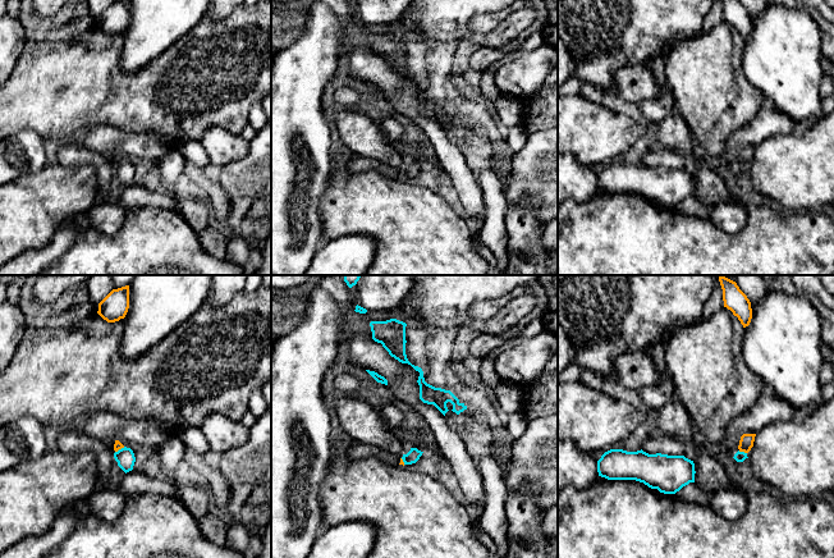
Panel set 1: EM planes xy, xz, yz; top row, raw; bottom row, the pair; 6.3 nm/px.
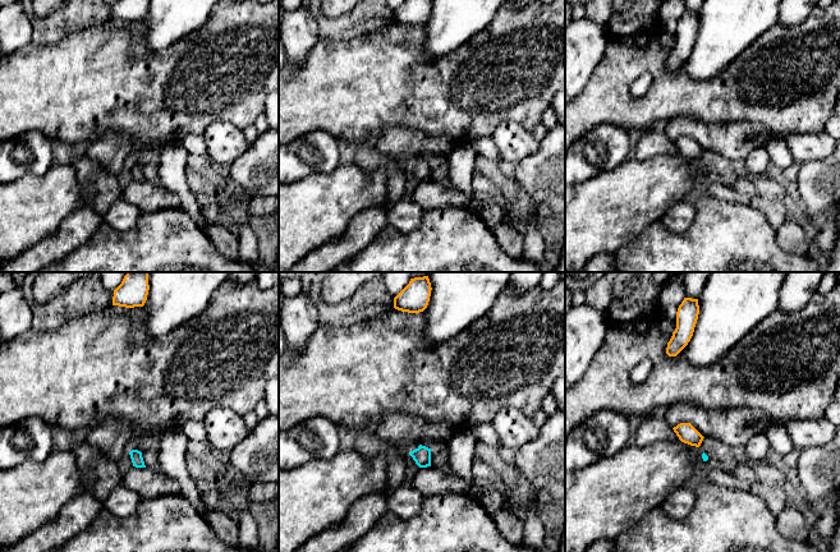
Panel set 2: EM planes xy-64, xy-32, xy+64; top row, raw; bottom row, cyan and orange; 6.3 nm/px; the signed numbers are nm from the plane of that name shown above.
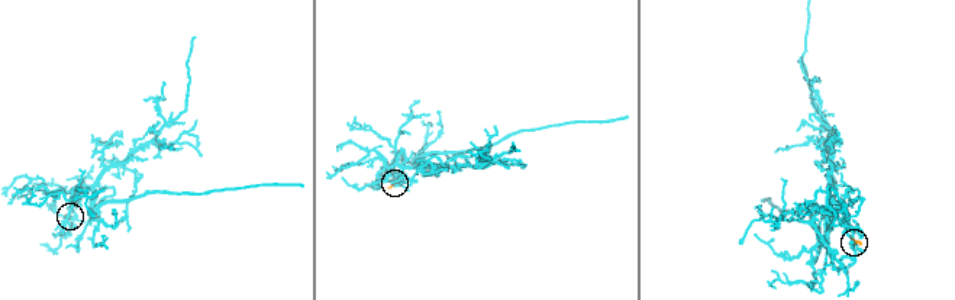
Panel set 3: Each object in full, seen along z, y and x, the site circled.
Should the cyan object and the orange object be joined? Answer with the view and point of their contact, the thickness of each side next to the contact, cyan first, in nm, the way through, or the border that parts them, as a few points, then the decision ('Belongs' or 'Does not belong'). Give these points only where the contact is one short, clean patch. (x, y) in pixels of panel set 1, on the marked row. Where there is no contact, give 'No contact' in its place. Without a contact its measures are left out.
Touches cyan at yz (742, 452). Thickness 60 nm (cyan) against 90 nm. Path across: yz (739, 456), (742, 452), (746, 443). Belongs

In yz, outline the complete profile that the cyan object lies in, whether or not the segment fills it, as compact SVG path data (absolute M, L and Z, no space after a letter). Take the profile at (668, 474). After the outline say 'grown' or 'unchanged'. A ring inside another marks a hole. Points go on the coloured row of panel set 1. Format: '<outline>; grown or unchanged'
M610 449L597 461L599 476L608 480L636 480L664 494L675 494L695 482L695 463L684 456L649 454Z; unchanged

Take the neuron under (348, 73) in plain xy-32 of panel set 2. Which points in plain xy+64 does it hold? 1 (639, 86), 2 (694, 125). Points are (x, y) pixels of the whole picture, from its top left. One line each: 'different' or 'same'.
1: different
2: different

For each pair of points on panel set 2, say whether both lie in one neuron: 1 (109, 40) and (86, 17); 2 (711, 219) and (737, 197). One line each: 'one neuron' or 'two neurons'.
1: two neurons
2: two neurons

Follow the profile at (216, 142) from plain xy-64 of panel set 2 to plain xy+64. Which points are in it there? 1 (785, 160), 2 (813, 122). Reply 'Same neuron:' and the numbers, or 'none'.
Same neuron: none

